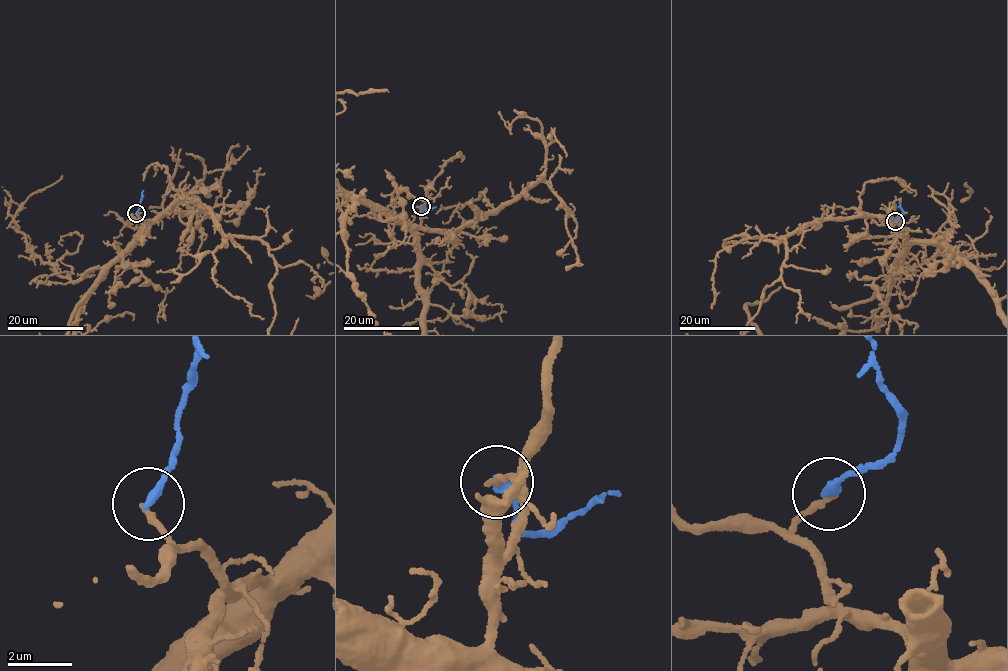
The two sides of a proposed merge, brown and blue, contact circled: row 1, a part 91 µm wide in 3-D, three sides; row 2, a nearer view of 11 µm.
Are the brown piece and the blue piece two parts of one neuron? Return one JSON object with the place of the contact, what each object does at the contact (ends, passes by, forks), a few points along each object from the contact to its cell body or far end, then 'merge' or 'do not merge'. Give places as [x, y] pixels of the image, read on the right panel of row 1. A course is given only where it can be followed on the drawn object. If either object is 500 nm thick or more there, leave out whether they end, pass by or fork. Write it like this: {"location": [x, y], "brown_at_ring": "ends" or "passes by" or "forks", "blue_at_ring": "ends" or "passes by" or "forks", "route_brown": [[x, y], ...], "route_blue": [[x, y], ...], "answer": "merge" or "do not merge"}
{"location": [895, 221], "brown_at_ring": "ends", "blue_at_ring": "ends", "route_blue": [[894, 221], [903, 214], [899, 202]], "answer": "do not merge"}

